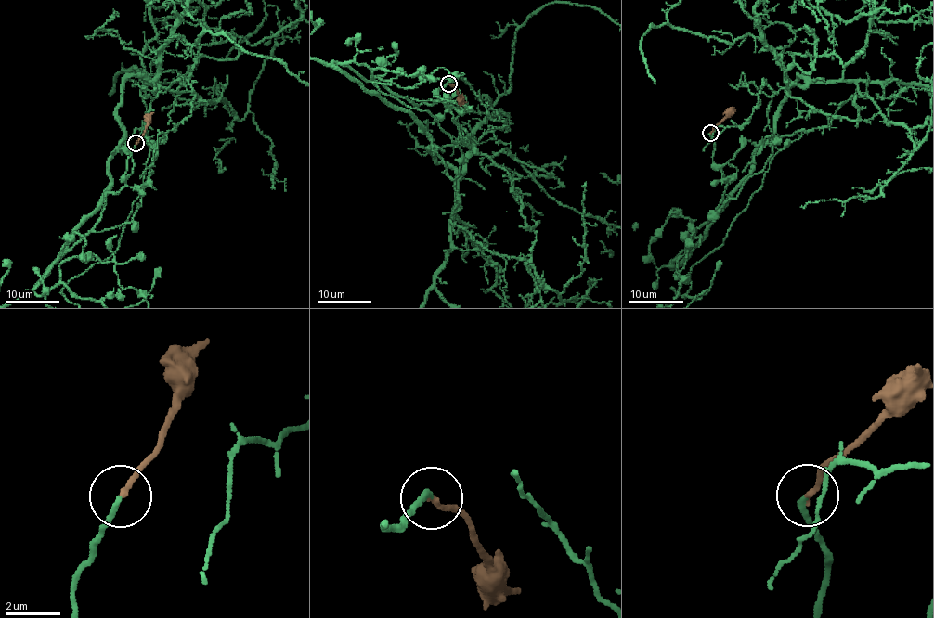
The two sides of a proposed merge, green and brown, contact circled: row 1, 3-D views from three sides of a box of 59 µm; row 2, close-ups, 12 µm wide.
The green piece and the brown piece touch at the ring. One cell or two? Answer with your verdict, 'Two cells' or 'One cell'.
One cell

